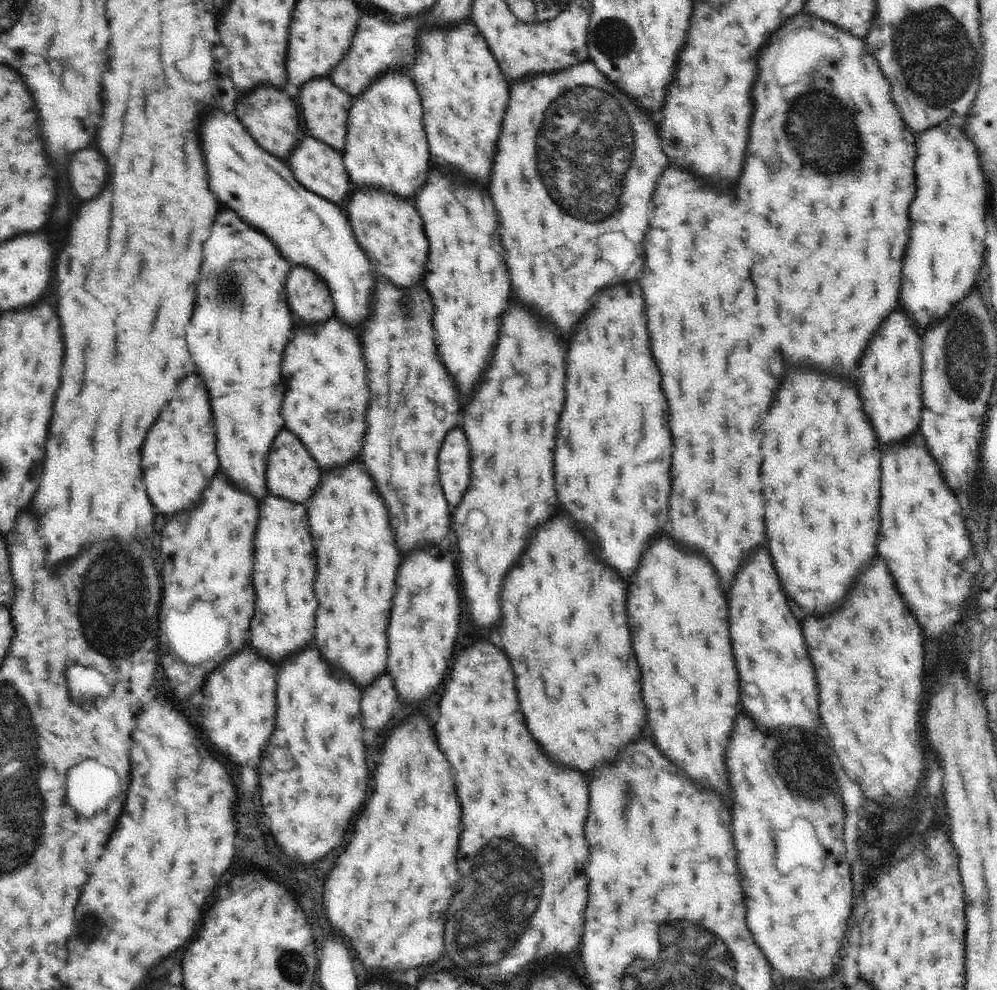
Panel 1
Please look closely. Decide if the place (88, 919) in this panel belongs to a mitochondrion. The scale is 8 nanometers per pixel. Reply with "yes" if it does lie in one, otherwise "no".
yes

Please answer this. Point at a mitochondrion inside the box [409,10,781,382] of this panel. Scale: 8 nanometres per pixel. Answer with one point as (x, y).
(588, 129)

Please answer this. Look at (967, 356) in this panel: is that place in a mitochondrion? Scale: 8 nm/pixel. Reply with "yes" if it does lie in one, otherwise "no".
yes

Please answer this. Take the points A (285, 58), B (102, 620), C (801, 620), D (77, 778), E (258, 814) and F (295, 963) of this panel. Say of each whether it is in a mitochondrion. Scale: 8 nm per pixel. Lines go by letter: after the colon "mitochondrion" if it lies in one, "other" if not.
A: other
B: mitochondrion
C: other
D: other
E: other
F: mitochondrion

